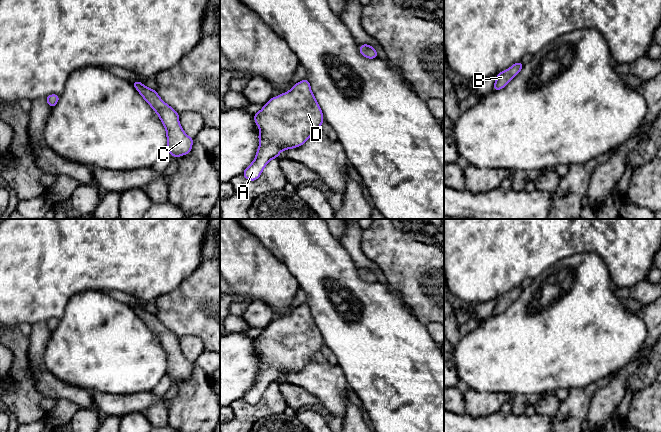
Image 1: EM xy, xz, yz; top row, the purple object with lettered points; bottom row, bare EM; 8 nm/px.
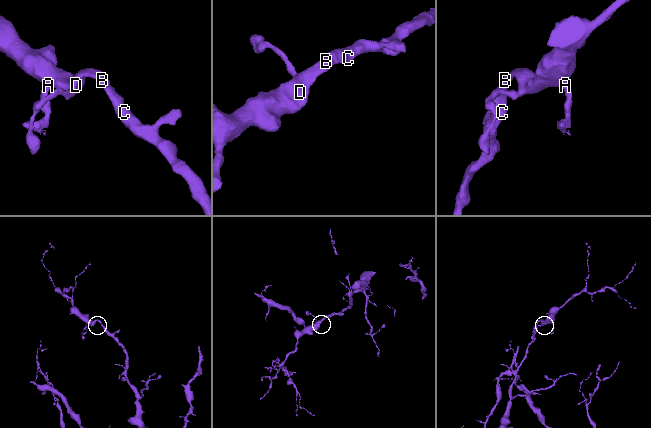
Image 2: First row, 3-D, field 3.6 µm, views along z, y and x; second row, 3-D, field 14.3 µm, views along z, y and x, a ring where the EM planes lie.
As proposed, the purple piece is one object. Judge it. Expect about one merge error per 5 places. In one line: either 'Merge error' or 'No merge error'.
No merge error

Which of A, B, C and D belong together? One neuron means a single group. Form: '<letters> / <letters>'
A B C D

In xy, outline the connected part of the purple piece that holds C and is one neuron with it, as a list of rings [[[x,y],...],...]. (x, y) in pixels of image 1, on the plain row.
[[[135,305],[132,309],[157,337],[164,349],[167,359],[167,375],[172,381],[187,379],[192,373],[193,362],[182,353],[179,338],[159,321],[156,314],[148,312],[140,305]]]

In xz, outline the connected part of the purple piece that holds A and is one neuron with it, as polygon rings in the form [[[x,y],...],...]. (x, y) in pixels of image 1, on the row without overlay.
[[[307,303],[293,309],[286,317],[271,322],[254,338],[260,353],[260,369],[253,386],[244,394],[243,400],[257,404],[267,387],[278,382],[282,374],[303,369],[321,352],[323,337]]]

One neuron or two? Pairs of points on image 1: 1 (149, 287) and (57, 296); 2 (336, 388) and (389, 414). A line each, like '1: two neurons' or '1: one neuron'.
1: one neuron
2: two neurons

